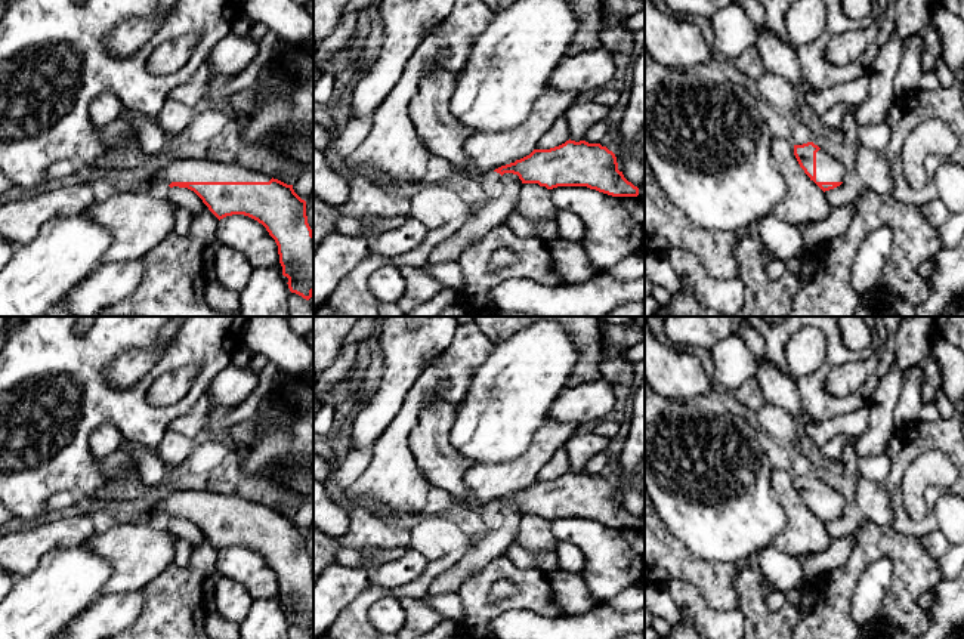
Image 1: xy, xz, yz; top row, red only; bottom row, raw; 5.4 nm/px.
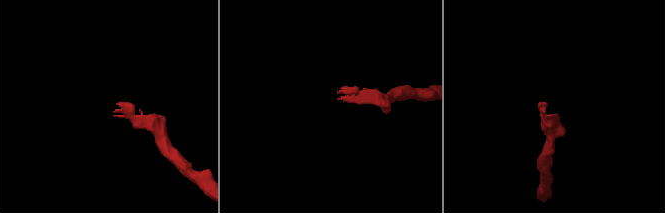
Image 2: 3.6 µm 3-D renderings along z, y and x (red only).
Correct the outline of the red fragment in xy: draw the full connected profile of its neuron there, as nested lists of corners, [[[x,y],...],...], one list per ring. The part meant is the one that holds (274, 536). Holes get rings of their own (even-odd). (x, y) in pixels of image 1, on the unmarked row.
[[[201,490],[170,493],[148,515],[194,522],[220,552],[232,546],[262,555],[278,577],[282,606],[291,624],[309,632],[313,624],[313,565],[306,532],[278,510],[256,500]]]

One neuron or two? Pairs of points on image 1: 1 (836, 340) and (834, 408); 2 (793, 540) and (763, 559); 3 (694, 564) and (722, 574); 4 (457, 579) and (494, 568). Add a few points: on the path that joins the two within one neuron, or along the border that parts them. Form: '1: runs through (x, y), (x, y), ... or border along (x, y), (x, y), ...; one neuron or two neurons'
1: runs through (834, 357), (819, 376), (819, 392); one neuron
2: border along (774, 545), (799, 559); two neurons
3: runs through (701, 571), (704, 574), (714, 574); one neuron
4: border along (504, 553), (470, 576), (456, 592); two neurons

